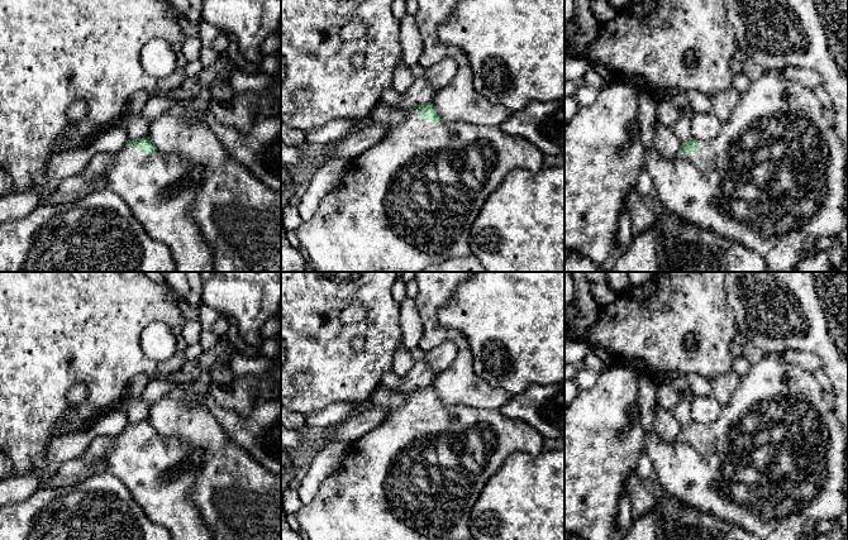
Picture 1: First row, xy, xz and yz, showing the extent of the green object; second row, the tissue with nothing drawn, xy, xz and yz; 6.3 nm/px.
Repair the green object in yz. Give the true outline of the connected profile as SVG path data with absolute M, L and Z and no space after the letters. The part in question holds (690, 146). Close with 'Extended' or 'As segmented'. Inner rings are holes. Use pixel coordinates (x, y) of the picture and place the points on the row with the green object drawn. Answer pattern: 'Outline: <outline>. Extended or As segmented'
Outline: M781 68L764 72L740 94L730 118L713 140L695 138L680 145L678 152L666 159L653 148L645 150L644 162L653 180L656 209L676 214L723 238L757 252L770 272L794 272L802 261L801 253L820 238L838 242L847 229L845 149L833 124L824 116L824 107L814 90L781 75Z. Extended

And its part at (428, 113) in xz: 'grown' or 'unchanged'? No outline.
grown

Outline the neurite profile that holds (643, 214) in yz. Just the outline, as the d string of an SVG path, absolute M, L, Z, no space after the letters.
M633 188L624 200L624 211L632 219L633 235L642 234L656 224L656 209Z

